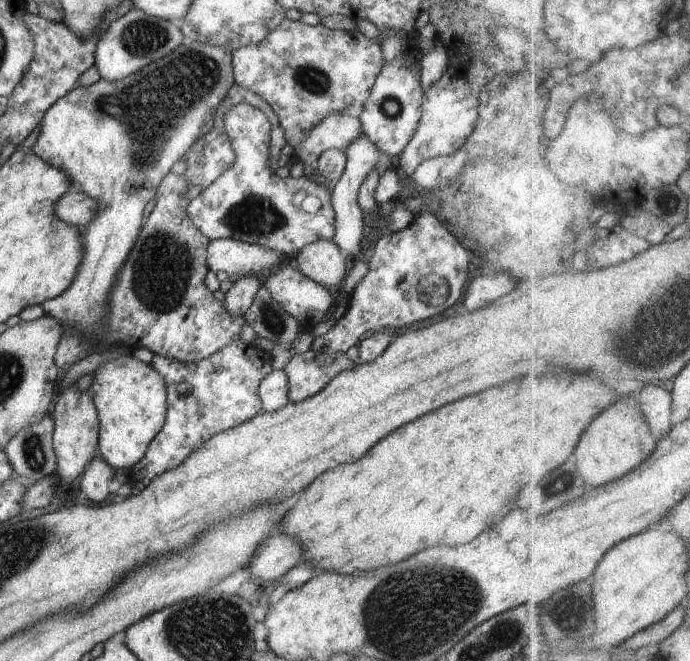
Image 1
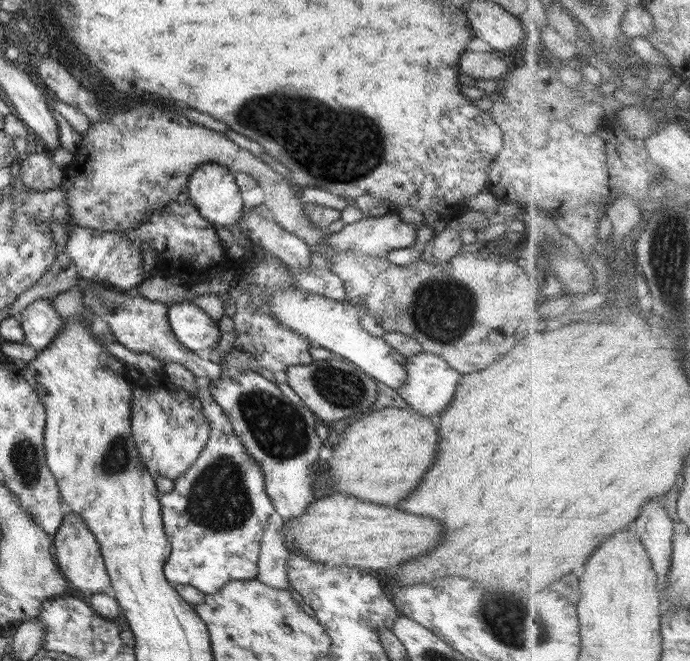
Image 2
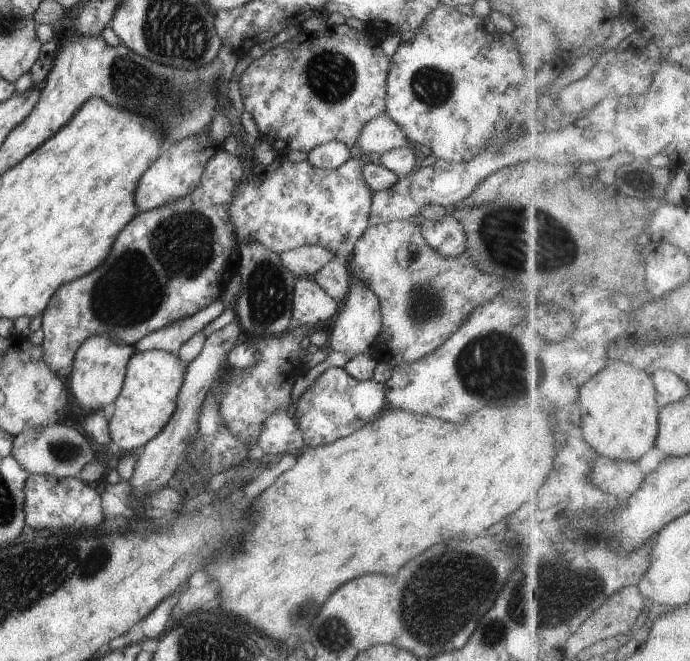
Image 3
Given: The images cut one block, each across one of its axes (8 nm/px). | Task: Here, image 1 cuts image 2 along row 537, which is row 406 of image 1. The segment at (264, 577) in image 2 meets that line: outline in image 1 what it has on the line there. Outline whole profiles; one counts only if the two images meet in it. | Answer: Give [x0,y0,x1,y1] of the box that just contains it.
[258,370,289,413]

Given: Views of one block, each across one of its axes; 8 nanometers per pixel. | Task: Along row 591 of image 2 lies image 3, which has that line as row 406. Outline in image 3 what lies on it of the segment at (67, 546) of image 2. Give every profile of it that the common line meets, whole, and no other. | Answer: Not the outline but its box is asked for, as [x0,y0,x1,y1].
[65,334,136,412]

